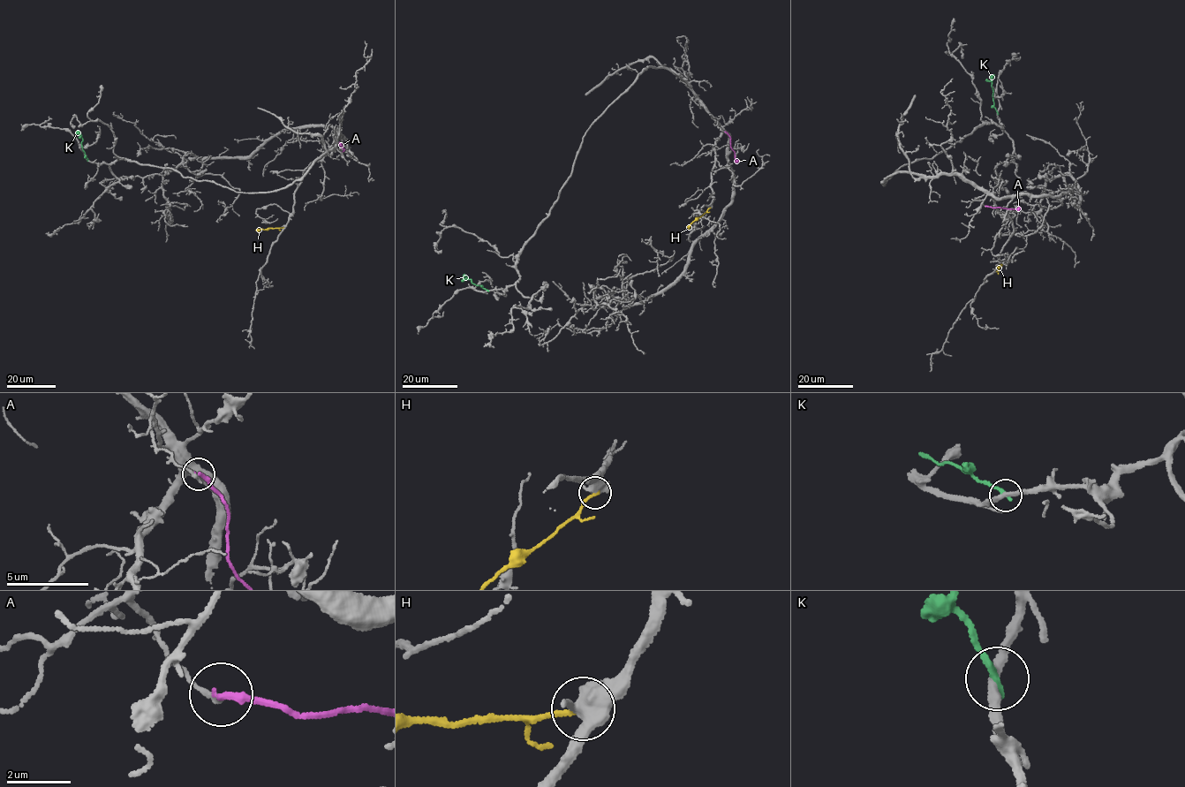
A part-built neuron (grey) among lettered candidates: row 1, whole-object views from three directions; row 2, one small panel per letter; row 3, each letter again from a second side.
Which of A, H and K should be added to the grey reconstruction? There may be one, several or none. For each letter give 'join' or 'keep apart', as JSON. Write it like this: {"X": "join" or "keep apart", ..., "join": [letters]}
{"A": "keep apart", "H": "keep apart", "K": "keep apart", "join": []}

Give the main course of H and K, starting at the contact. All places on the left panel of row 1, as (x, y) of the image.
H: (283, 227), (256, 230)
K: (87, 159), (82, 148), (82, 138), (76, 131)

